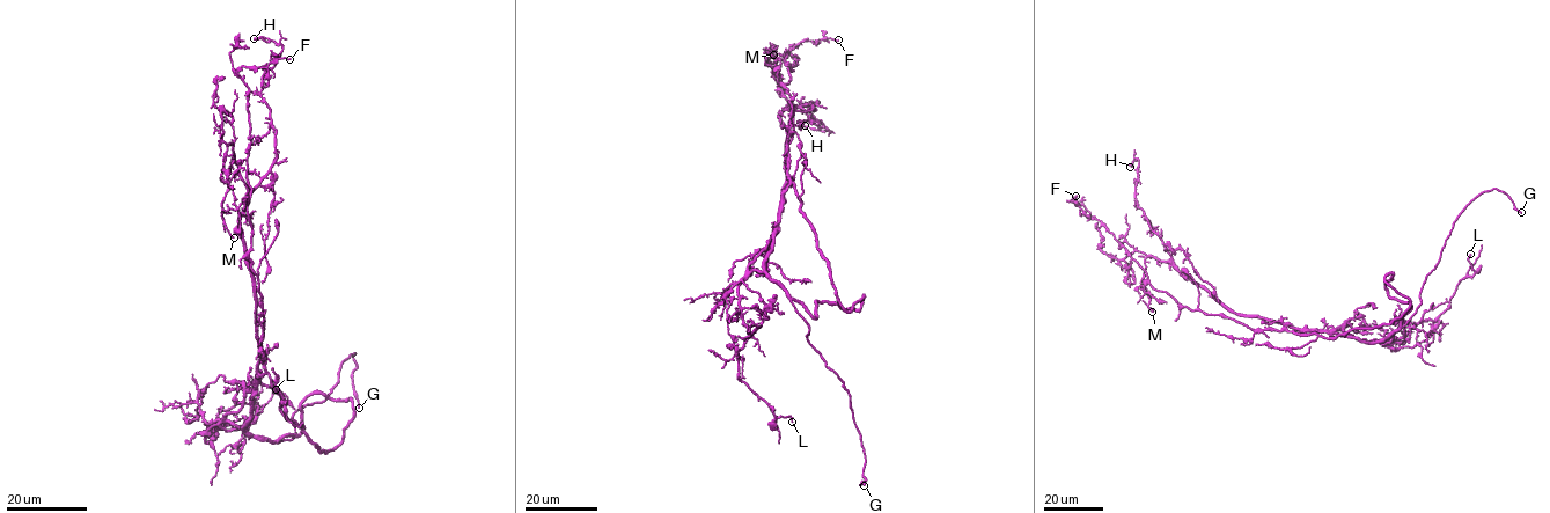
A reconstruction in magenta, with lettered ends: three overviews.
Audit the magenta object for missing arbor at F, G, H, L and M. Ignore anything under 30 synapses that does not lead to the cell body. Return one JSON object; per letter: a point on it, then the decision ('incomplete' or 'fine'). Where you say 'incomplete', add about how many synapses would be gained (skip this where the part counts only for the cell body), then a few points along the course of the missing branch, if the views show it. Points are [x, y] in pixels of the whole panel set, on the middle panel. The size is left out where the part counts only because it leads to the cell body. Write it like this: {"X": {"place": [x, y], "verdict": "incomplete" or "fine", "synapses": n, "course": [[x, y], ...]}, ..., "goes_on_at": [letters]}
{"F": {"place": [838, 39], "verdict": "fine"}, "G": {"place": [864, 485], "verdict": "incomplete", "course": [[864, 485], [843, 467], [816, 460], [796, 434], [770, 420], [777, 405], [771, 397]]}, "H": {"place": [805, 125], "verdict": "fine"}, "L": {"place": [792, 422], "verdict": "fine"}, "M": {"place": [773, 55], "verdict": "fine"}, "goes_on_at": ["G"]}

